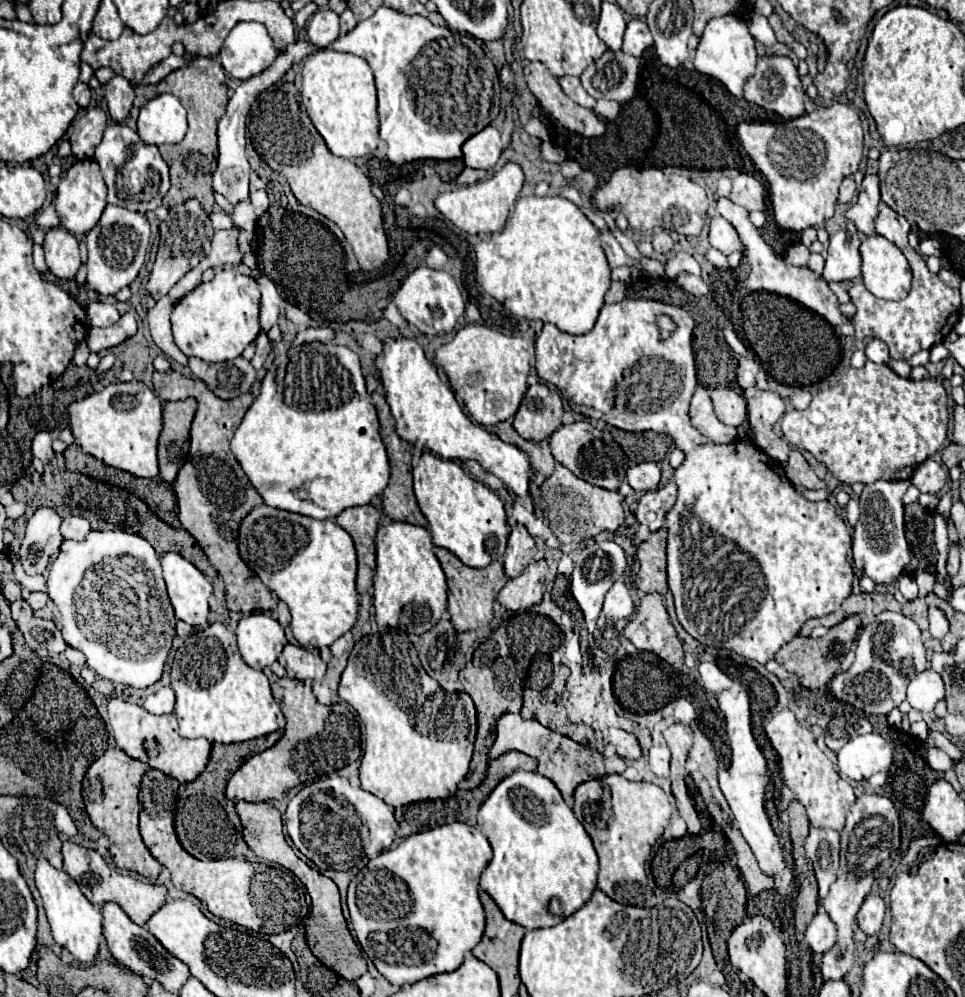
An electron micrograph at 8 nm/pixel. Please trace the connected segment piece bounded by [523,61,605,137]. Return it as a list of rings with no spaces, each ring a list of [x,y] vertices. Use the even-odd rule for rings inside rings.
[[[525,63],[523,73],[529,91],[537,97],[541,107],[565,129],[583,137],[599,137],[605,133],[605,123],[593,111],[571,101],[563,93],[557,77],[551,75],[543,63]]]

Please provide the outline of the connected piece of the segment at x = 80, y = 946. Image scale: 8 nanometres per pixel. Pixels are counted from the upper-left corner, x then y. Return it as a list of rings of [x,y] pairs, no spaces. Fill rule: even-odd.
[[[39,859],[35,869],[35,883],[43,897],[43,905],[47,911],[47,919],[55,937],[55,943],[65,947],[77,961],[83,965],[89,965],[95,961],[99,943],[103,939],[103,917],[101,909],[87,901],[87,897],[81,893],[79,885],[65,873],[49,865],[49,861]]]

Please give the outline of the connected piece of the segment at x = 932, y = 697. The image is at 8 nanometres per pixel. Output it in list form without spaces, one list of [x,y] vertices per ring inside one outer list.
[[[933,669],[923,671],[907,685],[907,701],[913,709],[921,713],[929,713],[935,709],[935,703],[945,697],[943,679]]]

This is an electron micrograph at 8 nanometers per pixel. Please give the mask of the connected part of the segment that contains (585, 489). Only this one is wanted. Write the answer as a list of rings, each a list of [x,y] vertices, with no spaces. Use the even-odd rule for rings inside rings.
[[[559,463],[555,465],[553,475],[543,481],[541,495],[545,501],[545,517],[549,521],[549,527],[561,543],[577,543],[591,539],[601,531],[615,531],[625,521],[625,511],[619,493],[593,487],[591,483],[577,479],[567,467],[561,467]]]

